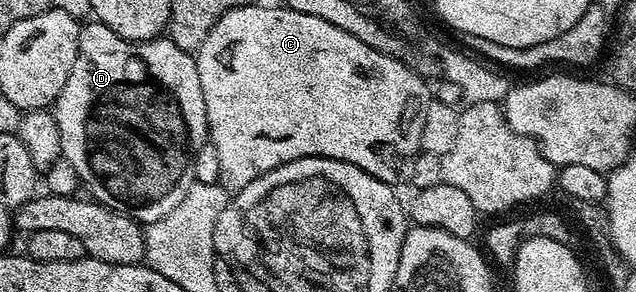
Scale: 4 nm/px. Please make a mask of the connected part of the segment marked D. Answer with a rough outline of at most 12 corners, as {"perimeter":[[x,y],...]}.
{"perimeter":[[81,27],[52,108],[96,202],[148,225],[209,137],[197,60]]}

